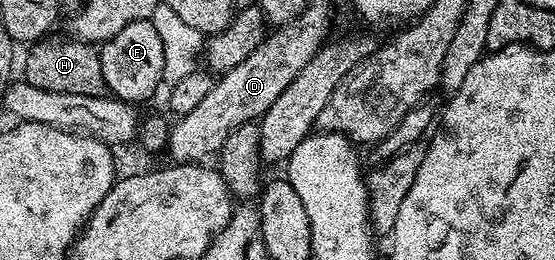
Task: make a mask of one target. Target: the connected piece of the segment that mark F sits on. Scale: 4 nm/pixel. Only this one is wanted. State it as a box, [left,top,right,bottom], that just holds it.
[99,20,164,106]

